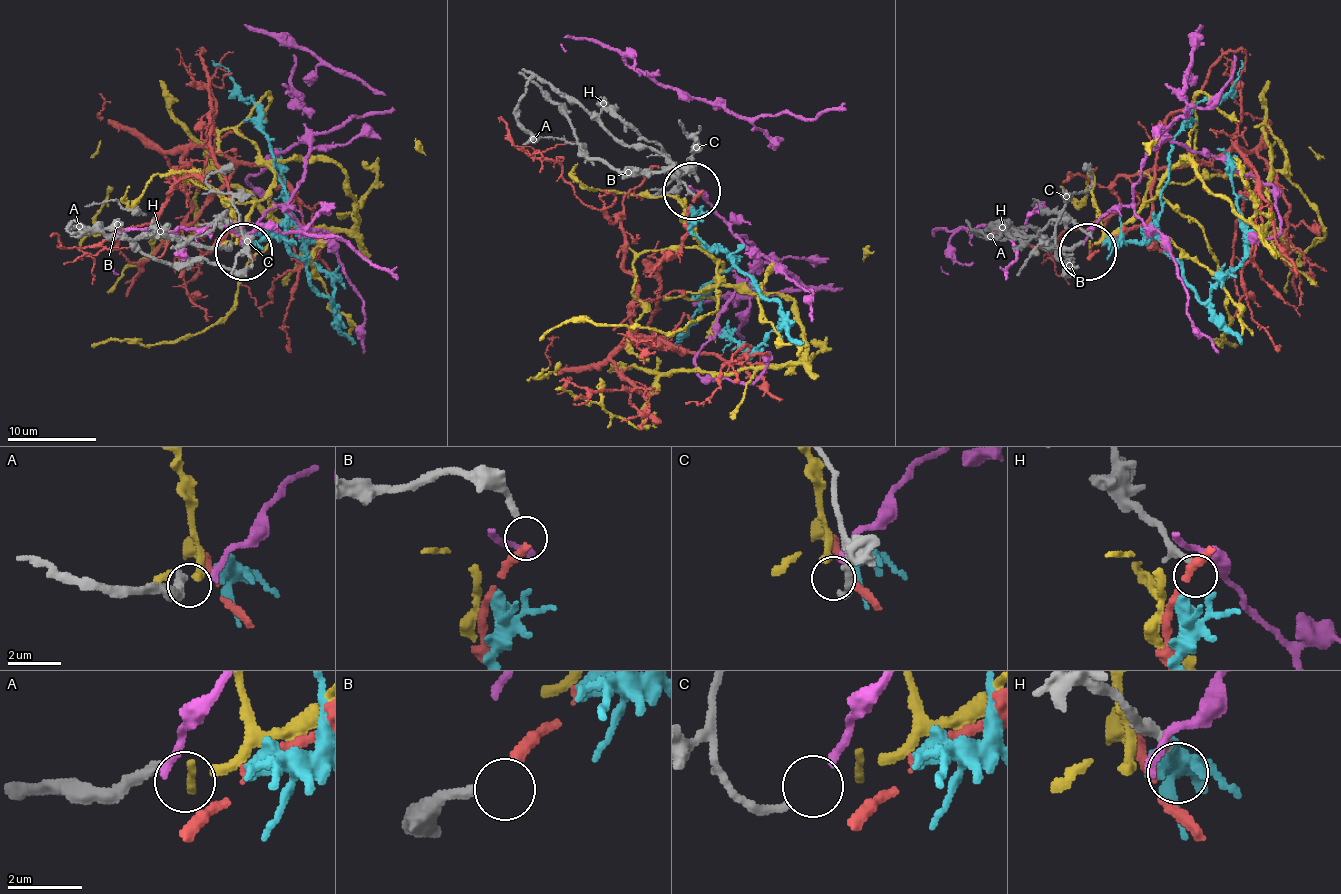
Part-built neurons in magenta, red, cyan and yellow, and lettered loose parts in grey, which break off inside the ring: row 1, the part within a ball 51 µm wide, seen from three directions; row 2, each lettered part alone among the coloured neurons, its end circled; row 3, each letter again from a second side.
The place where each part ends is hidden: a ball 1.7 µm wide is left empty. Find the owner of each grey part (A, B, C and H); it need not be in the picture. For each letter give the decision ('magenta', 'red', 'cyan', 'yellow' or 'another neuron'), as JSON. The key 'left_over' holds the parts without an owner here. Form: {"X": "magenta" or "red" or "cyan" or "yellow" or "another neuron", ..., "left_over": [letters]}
{"A": "yellow", "B": "red", "C": "magenta", "H": "cyan", "left_over": []}

